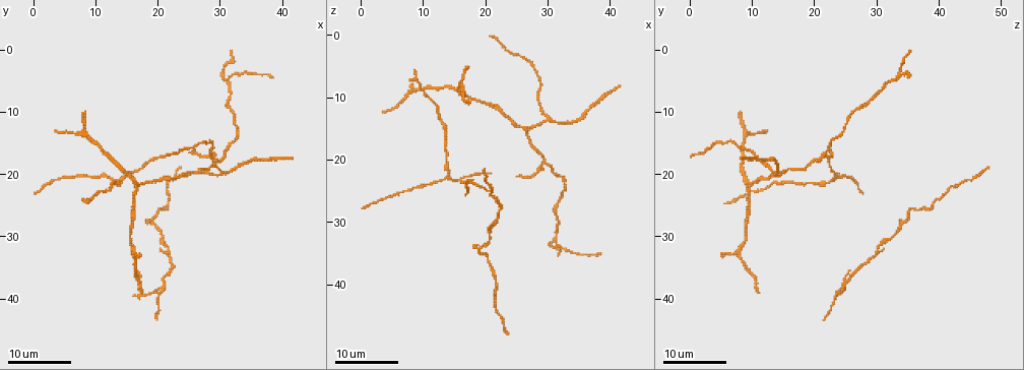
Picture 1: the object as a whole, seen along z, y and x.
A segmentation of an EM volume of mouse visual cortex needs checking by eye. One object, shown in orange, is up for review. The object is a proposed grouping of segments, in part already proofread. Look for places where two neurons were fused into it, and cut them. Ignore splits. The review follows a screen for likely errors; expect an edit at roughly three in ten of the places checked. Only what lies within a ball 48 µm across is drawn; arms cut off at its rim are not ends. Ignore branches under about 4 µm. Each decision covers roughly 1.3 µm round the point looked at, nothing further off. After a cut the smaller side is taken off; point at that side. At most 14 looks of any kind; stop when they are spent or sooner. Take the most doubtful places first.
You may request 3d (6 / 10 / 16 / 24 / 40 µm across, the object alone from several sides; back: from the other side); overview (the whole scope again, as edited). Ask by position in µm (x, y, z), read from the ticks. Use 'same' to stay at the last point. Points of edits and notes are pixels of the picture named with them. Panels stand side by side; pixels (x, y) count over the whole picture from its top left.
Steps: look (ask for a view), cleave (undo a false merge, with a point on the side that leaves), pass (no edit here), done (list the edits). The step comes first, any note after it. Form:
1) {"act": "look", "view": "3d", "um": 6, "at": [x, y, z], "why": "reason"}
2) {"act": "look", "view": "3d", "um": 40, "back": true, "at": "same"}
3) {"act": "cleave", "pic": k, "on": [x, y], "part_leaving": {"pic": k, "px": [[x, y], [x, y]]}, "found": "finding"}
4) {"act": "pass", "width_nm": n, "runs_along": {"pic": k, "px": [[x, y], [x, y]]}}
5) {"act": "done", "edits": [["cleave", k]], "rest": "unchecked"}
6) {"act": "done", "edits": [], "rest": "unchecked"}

{"act": "look", "view": "3d", "um": 24, "at": [21.0, 38.0, 24.5], "why": "three arms meet"}

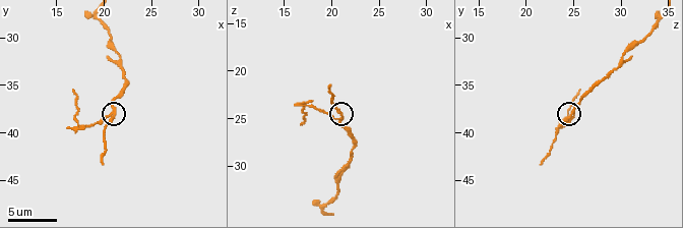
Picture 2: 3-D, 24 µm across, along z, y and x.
{"act": "look", "view": "3d", "um": 10, "at": [20.6, 38.0, 25.0], "why": "closer look"}

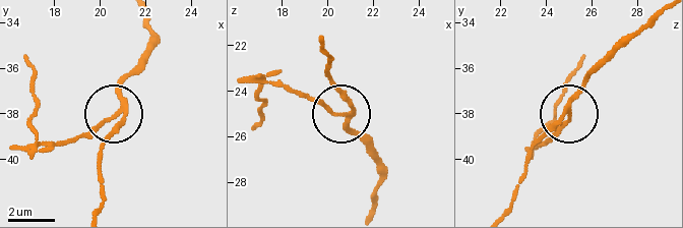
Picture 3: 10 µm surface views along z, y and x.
{"act": "cleave", "pic": 3, "on": [91, 127], "arms": 3, "found": "two neurons meet here"}

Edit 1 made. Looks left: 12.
{"act": "look", "view": "3d", "um": 6, "at": [21.4, 32.0, 30.2], "why": "thin neck"}

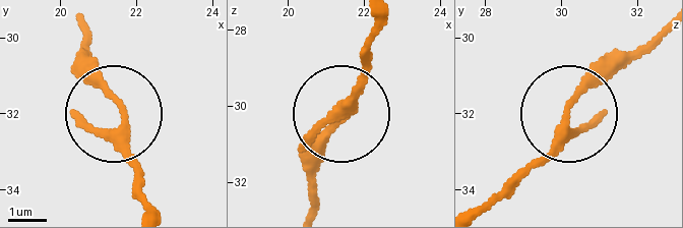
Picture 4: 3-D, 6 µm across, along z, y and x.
{"act": "pass", "found": "all the same neuron"}

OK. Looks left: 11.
{"act": "look", "view": "3d", "um": 24, "at": [27.0, 19.5, 15.5], "why": "three-way junction"}

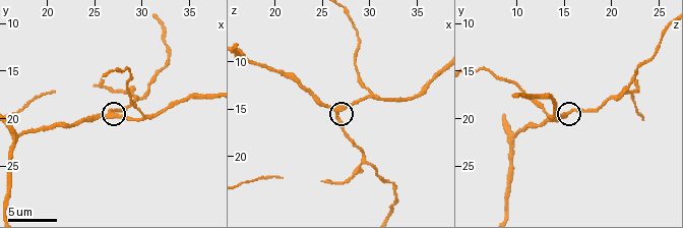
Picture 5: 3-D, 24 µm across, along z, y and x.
{"act": "look", "view": "3d", "um": 10, "at": [26.8, 19.4, 15.2]}

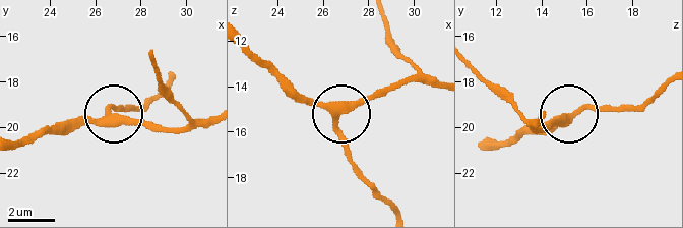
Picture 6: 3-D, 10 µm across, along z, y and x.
{"act": "pass", "width_nm": 300, "runs_along": {"pic": 6, "px": [[19, 147], [112, 116], [169, 129]]}, "found": "continuous, no second neuron"}

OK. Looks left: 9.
{"act": "look", "view": "3d", "um": 24, "at": [14.0, 20.5, 23.0], "why": "three arms meet"}

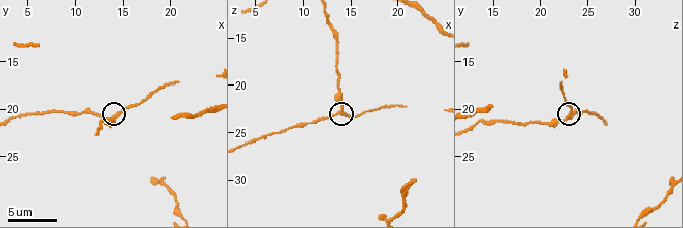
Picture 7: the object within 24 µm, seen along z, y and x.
{"act": "look", "view": "3d", "um": 6, "at": [13.6, 20.8, 22.8]}

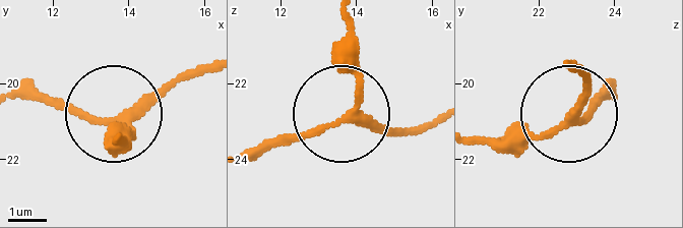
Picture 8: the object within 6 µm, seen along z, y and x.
{"act": "pass", "arms": 3, "found": "continuous, no second neuron"}

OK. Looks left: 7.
{"act": "look", "view": "3d", "um": 6, "at": [29.4, 17.8, 20.4]}

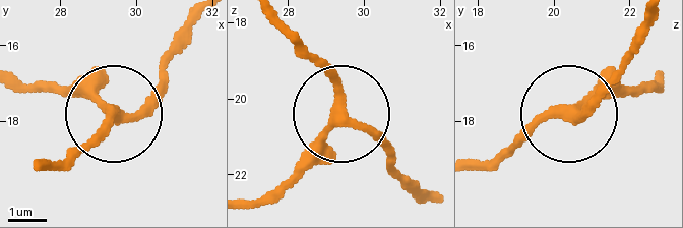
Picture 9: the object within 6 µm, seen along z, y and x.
{"act": "pass", "arms": 3, "runs_along": {"pic": 9, "px": [[42, 162], [71, 152], [110, 113], [65, 88]]}, "found": "one neuron here"}

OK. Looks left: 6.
{"act": "look", "view": "3d", "um": 24, "at": [31.0, 5.0, 33.0], "why": "branch point"}

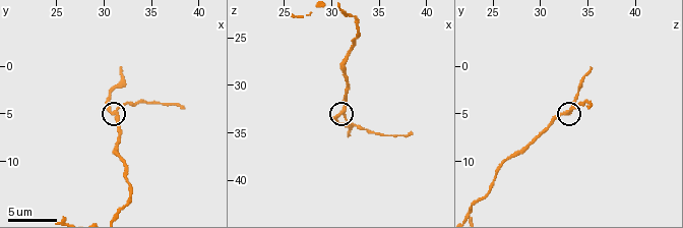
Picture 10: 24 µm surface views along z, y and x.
{"act": "look", "view": "3d", "um": 6, "at": [31.2, 4.6, 33.2], "why": "zoom in"}

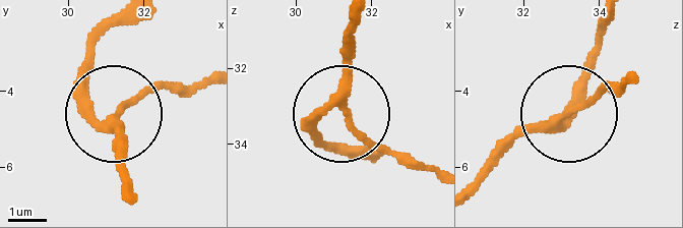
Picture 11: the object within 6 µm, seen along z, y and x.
{"act": "pass", "arms": 3, "runs_along": {"pic": 11, "px": [[129, 186], [119, 128], [90, 99], [90, 35]]}, "found": "one neuron here"}

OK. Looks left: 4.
{"act": "done", "edits": [["cleave", 3]], "rest": "unchecked"}

